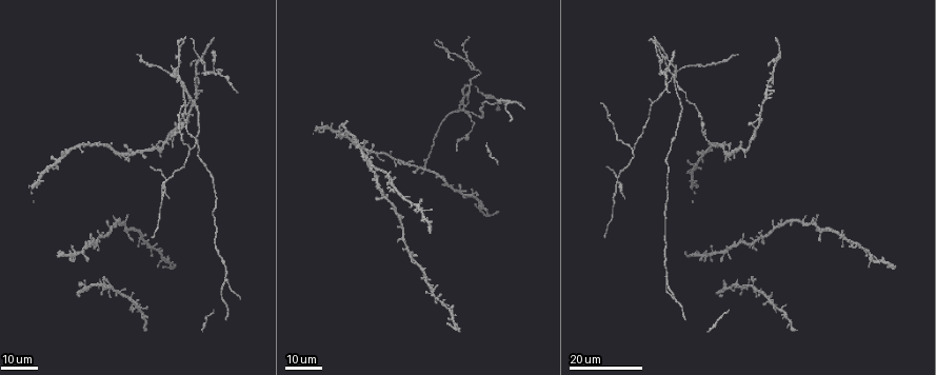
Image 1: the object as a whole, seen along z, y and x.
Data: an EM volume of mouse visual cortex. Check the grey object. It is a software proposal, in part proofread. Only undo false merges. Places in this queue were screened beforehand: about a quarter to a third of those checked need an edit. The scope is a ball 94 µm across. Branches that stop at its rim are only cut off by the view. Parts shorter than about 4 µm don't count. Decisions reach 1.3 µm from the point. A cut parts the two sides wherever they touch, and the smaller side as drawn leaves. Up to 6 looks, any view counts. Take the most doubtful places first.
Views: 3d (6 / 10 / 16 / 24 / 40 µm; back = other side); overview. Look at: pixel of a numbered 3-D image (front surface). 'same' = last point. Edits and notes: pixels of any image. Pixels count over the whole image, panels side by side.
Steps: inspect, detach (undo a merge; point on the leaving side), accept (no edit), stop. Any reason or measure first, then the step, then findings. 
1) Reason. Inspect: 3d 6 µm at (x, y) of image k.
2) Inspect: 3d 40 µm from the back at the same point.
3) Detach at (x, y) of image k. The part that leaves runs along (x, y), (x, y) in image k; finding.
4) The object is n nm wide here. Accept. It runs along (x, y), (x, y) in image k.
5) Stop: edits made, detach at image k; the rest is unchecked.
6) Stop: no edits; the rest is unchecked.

Four-way junction. Inspect: 3d 16 µm at (422, 210) of image 1.

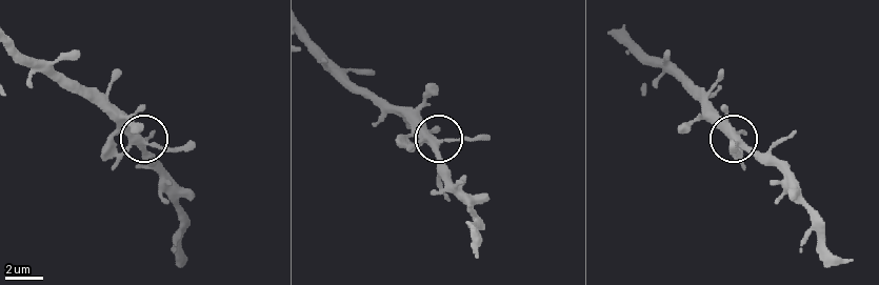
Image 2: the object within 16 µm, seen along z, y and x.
Inspect: 3d 6 µm at (141, 146) of image 2.

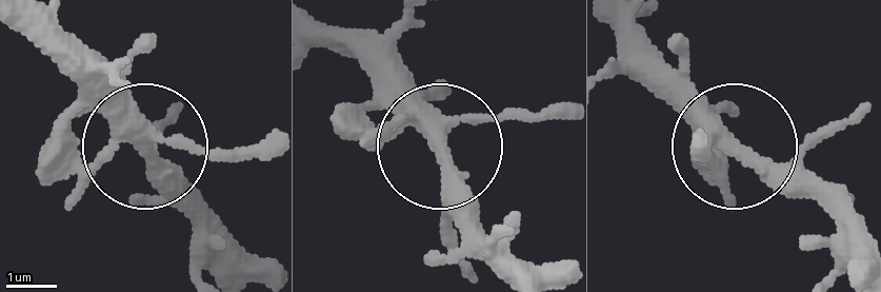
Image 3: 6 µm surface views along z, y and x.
The side arm is 10 µm long. Accept. It runs along (20, 24), (145, 150), (196, 234) in image 3; continuous, no second cell.

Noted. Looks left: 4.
Three arms meet. Inspect: 3d 24 µm at (178, 75) of image 1.

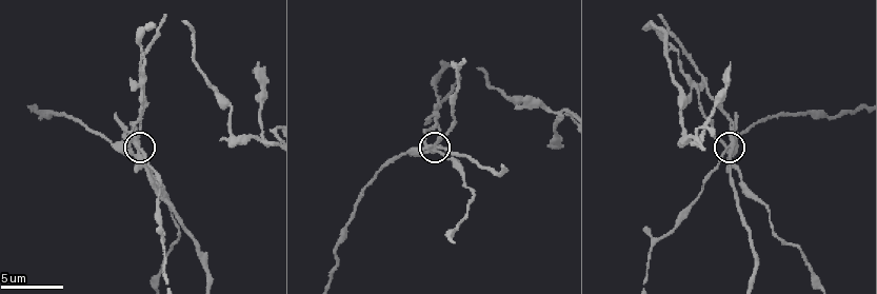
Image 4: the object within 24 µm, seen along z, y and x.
Inspect: 3d 6 µm at (723, 152) of image 4.

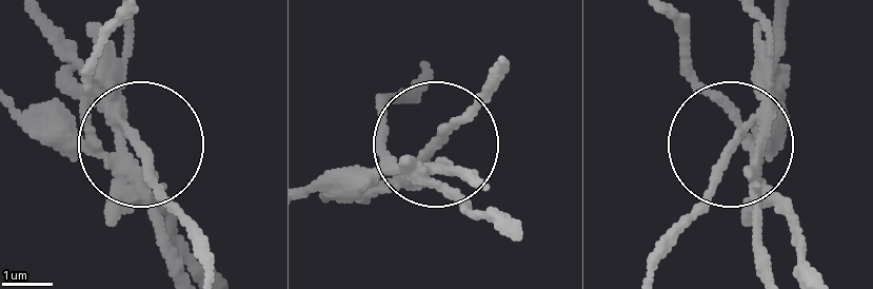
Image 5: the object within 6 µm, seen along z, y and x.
3 arms meet here. Detach at (43, 136) of image 5. The part that leaves runs along (116, 106), (116, 165), (165, 265) in image 5; two cells meet here.

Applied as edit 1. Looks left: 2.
Stop: edits made, detach at image 5; the rest is unchecked.

